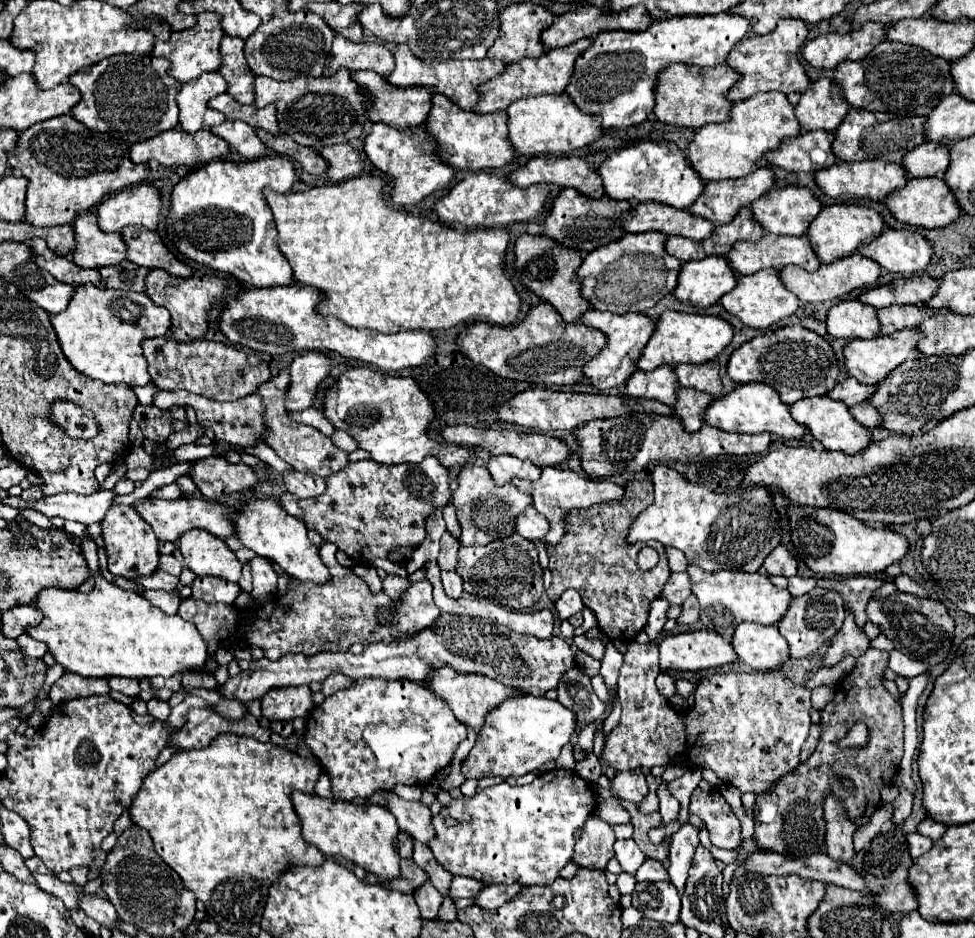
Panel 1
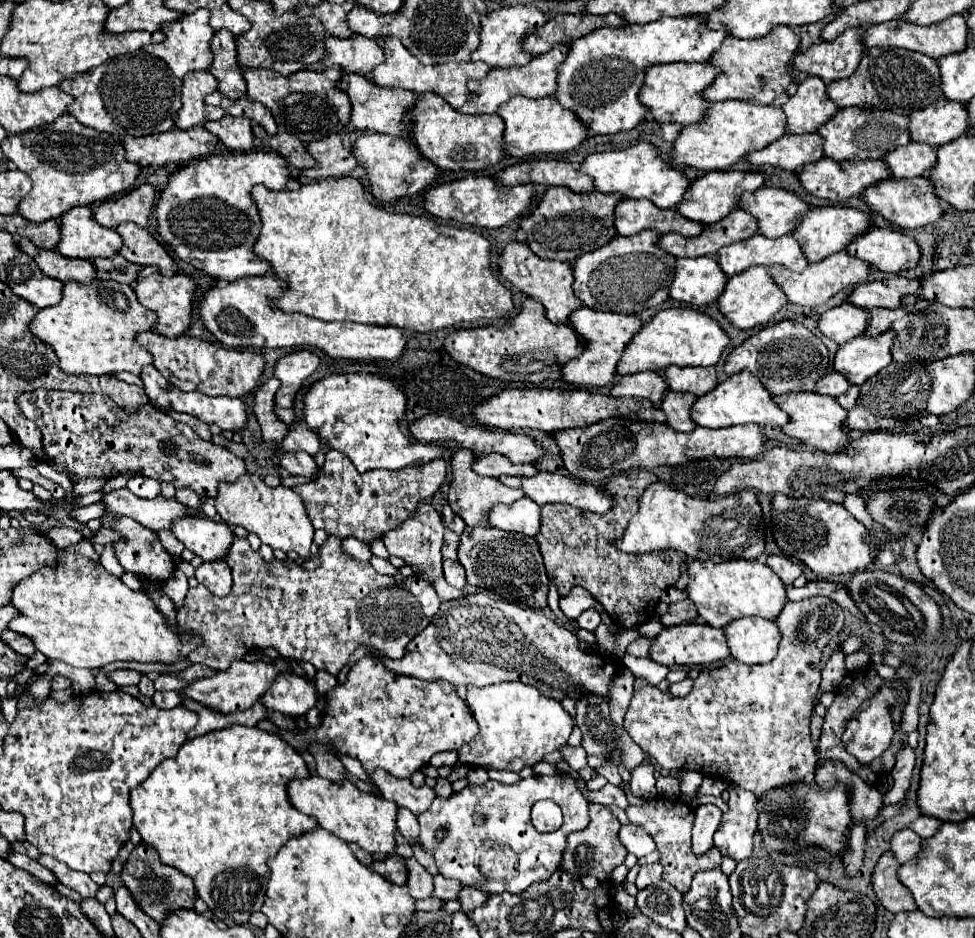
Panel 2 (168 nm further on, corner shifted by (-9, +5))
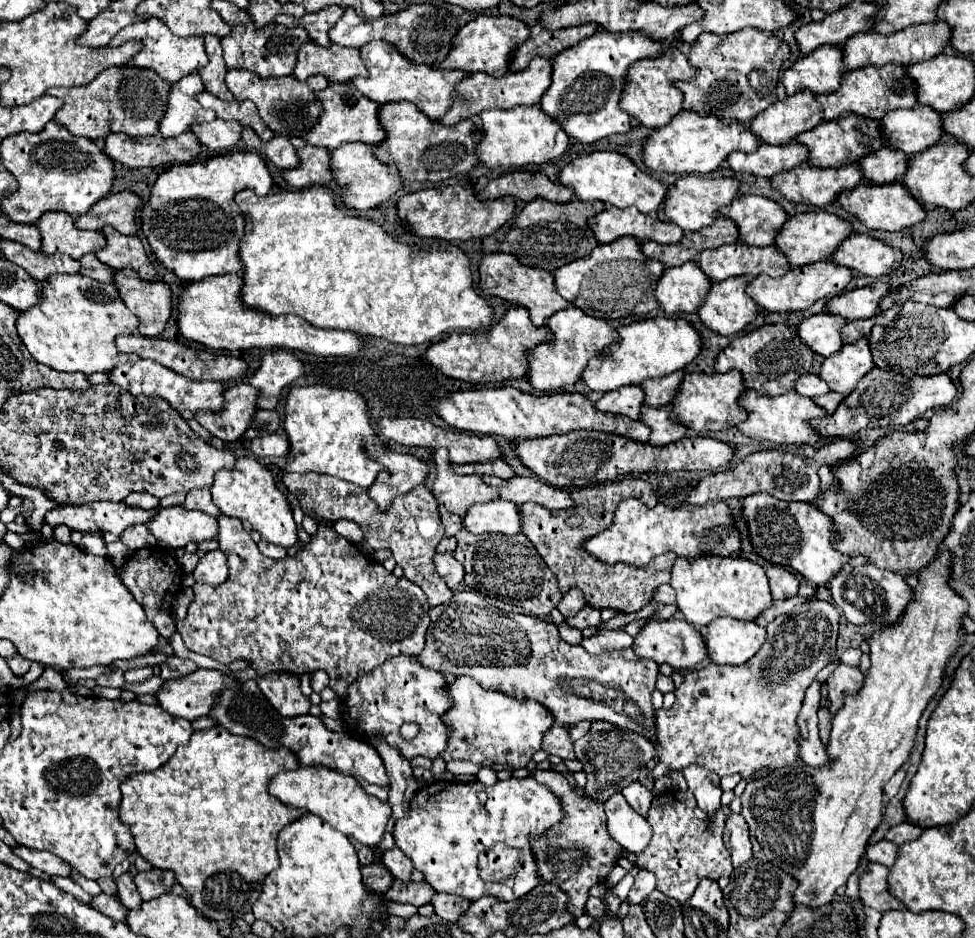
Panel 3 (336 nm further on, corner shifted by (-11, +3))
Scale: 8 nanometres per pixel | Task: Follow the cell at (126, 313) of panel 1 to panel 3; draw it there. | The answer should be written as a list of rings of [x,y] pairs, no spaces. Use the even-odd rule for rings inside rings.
[[[50,275],[44,285],[40,287],[40,301],[22,311],[18,321],[16,321],[16,331],[30,355],[38,361],[44,363],[56,371],[80,371],[80,373],[96,373],[96,371],[110,371],[116,363],[134,363],[138,361],[136,355],[124,355],[118,353],[114,339],[118,335],[132,335],[138,329],[138,319],[130,313],[128,307],[124,307],[122,299],[118,299],[118,291],[114,283],[98,283],[94,279],[86,279],[82,275]]]

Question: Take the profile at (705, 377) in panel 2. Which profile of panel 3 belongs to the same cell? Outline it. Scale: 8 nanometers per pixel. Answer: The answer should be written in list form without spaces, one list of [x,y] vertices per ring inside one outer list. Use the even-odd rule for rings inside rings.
[[[676,371],[666,377],[660,377],[660,379],[644,379],[640,383],[640,387],[644,391],[644,405],[648,405],[648,407],[668,405],[672,401],[674,393],[678,391],[684,375],[686,375],[686,371]]]

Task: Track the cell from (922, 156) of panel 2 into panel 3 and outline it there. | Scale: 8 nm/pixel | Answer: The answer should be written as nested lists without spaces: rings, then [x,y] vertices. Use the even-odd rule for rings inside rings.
[[[882,147],[862,159],[858,159],[858,169],[862,171],[864,181],[884,185],[902,179],[906,171],[908,155],[902,151],[894,151],[890,147]]]

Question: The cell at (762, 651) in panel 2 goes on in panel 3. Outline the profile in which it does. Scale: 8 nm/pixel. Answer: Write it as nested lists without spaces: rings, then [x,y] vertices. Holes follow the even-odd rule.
[[[730,617],[714,619],[706,627],[706,635],[704,635],[710,661],[716,665],[742,665],[742,663],[746,663],[750,657],[754,657],[758,653],[764,639],[766,639],[764,627],[758,627],[754,621],[738,621],[738,619],[730,619]]]

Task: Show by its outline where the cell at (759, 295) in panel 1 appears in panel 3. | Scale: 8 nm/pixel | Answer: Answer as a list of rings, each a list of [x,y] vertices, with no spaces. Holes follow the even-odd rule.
[[[746,279],[714,283],[702,299],[698,317],[718,335],[736,335],[756,319],[758,305],[746,295]]]

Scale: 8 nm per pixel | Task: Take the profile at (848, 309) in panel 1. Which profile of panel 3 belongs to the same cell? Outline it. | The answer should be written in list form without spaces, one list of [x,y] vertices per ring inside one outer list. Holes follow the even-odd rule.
[[[818,313],[808,319],[804,319],[798,325],[798,337],[802,343],[806,343],[814,353],[822,357],[830,357],[836,351],[842,349],[842,339],[840,339],[840,329],[846,321],[838,315],[830,313]]]

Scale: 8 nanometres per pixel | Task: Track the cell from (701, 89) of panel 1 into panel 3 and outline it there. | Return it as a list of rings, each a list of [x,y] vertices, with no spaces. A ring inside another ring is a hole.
[[[676,47],[666,49],[662,55],[658,55],[654,59],[652,57],[640,59],[626,73],[626,83],[622,89],[620,107],[630,117],[638,119],[640,125],[644,125],[644,127],[650,127],[650,129],[662,127],[662,125],[670,123],[670,119],[682,109],[682,91],[674,85],[674,81],[676,79],[690,79],[694,75],[696,75],[696,69],[688,63],[686,55],[680,53]]]

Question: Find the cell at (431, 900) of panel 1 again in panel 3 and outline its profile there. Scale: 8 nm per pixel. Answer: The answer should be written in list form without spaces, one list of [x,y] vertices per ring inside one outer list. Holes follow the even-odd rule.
[[[398,847],[384,851],[384,853],[382,853],[382,863],[386,865],[386,869],[388,869],[394,877],[398,877],[398,879],[402,879],[402,881],[410,881],[410,873],[412,873],[414,867],[412,867],[410,859],[406,859],[406,855],[404,855]]]

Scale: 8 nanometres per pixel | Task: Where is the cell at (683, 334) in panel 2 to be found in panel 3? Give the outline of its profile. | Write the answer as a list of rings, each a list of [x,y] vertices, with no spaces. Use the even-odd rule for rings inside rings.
[[[654,317],[636,321],[618,327],[618,335],[620,341],[610,343],[600,355],[594,355],[582,371],[580,381],[596,393],[608,393],[622,385],[638,385],[642,379],[664,377],[684,369],[702,347],[702,337],[682,317]]]

